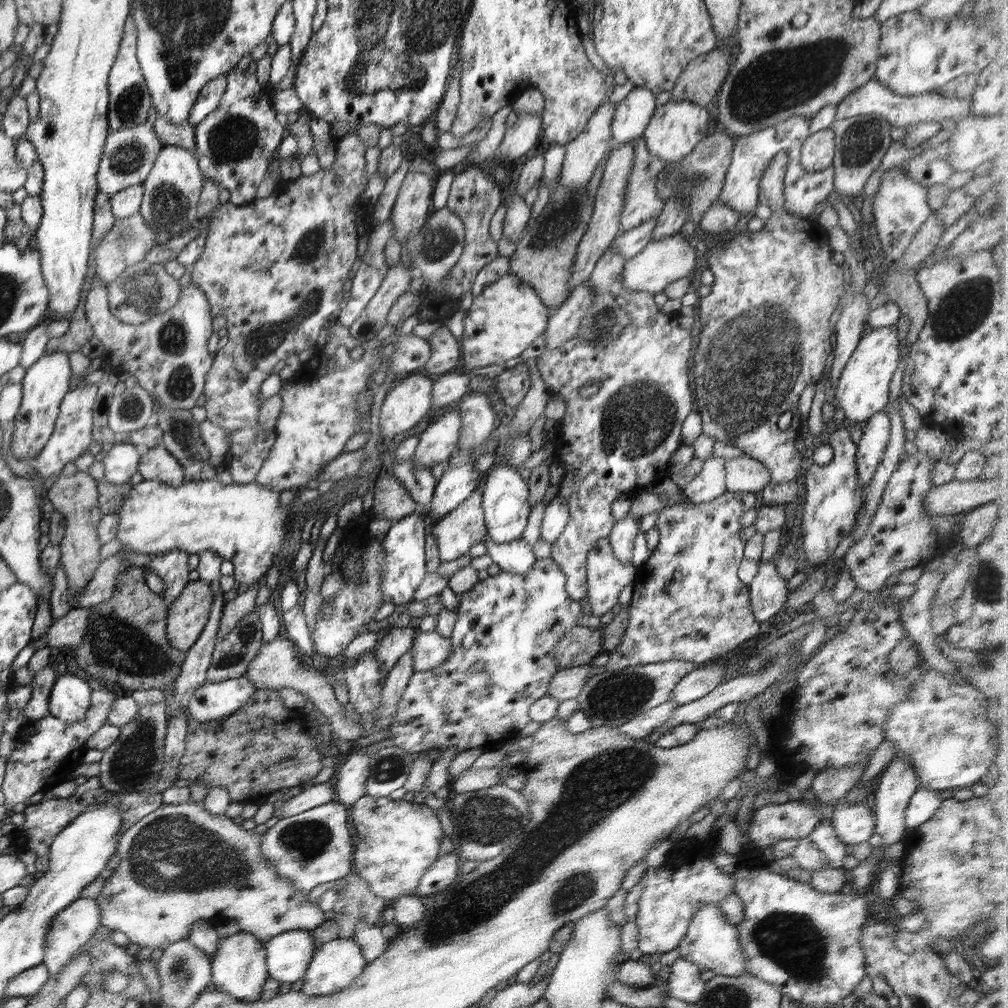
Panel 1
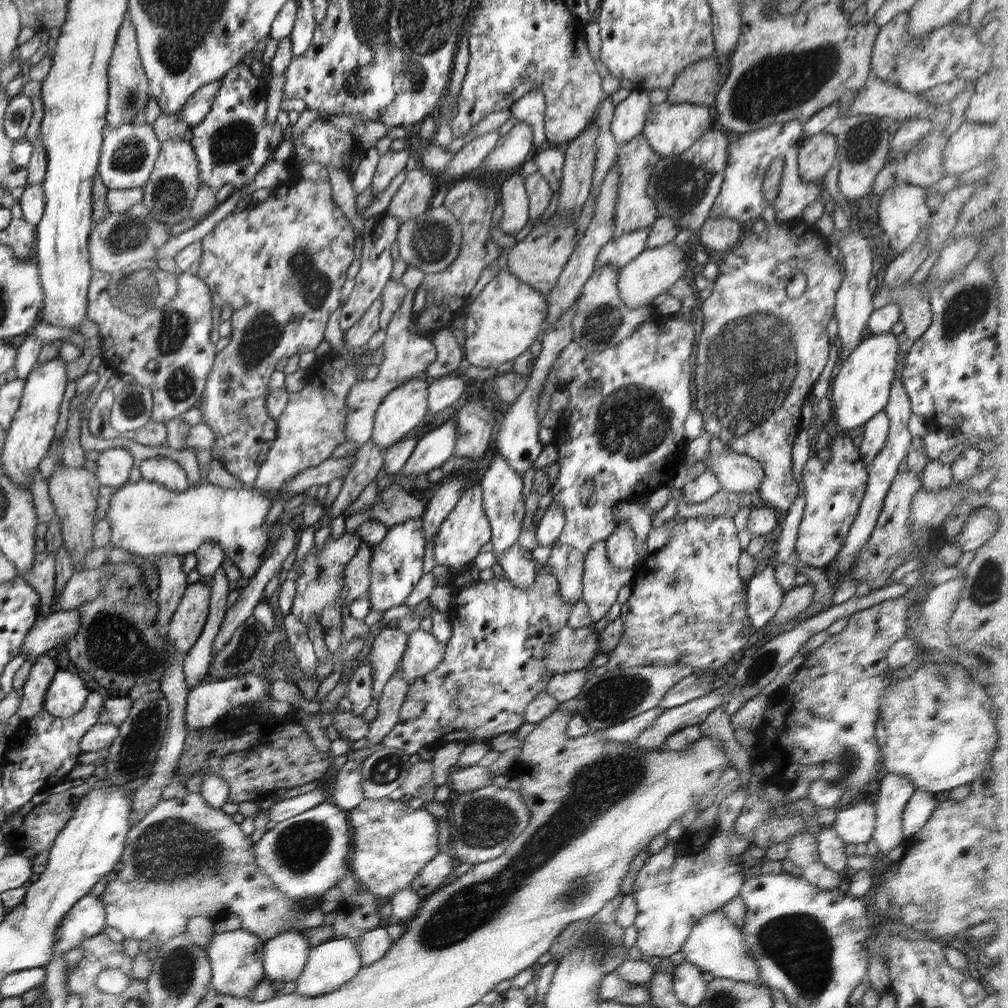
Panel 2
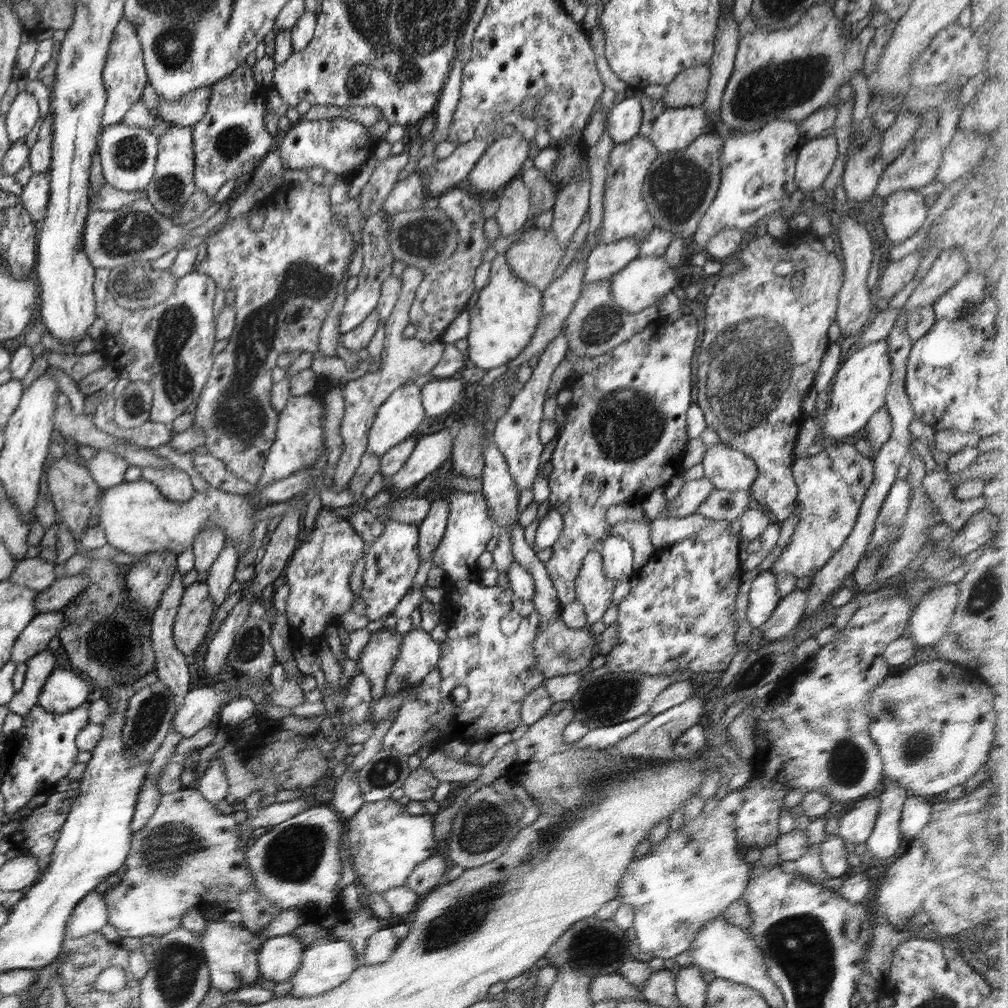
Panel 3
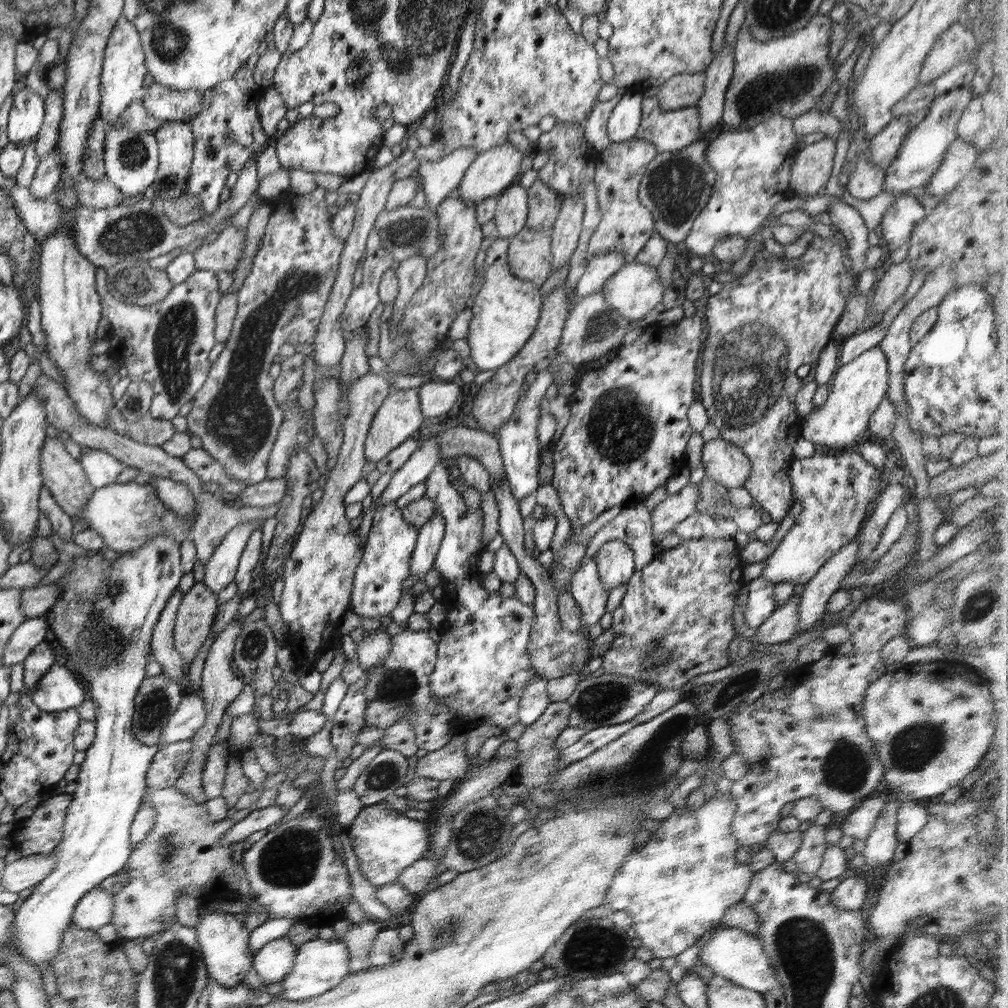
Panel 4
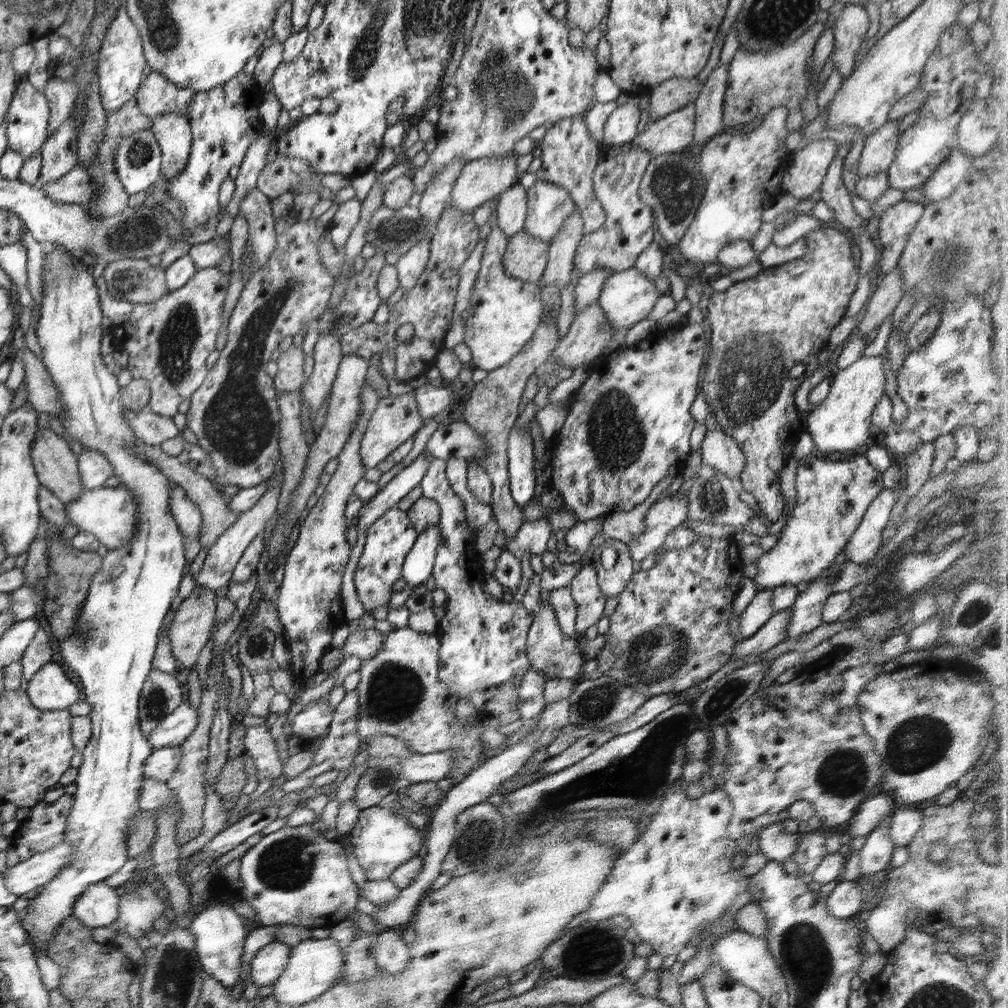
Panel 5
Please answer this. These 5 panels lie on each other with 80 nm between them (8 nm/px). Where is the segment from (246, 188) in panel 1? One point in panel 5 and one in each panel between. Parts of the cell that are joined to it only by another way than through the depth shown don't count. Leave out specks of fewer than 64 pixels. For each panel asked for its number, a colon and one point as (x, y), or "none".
2: (232, 144)
3: (230, 141)
4: (227, 132)
5: (224, 121)

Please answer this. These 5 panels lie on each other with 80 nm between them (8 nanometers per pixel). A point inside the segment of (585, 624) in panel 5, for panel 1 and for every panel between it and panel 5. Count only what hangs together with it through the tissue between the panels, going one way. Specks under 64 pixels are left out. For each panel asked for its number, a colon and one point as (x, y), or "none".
1: (606, 575)
2: (601, 582)
3: (593, 589)
4: (591, 595)

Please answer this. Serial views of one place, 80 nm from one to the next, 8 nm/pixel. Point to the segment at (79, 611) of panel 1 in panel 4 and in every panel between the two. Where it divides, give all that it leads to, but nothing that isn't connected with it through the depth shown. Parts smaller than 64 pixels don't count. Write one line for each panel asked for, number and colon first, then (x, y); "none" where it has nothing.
2: (55, 628)
3: (35, 638)
4: (33, 631)

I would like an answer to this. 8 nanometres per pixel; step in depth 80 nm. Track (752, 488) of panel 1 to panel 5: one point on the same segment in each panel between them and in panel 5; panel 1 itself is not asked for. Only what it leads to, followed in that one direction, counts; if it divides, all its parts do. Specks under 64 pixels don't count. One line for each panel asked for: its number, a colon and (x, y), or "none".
2: (738, 473)
3: (728, 469)
4: (725, 463)
5: (718, 450)

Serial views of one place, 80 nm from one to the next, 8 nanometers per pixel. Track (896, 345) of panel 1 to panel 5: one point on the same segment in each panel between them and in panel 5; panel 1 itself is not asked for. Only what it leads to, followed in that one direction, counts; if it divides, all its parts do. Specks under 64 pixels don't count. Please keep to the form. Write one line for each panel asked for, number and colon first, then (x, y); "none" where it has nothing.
2: (861, 389)
3: (858, 390)
4: (858, 388)
5: (841, 423)

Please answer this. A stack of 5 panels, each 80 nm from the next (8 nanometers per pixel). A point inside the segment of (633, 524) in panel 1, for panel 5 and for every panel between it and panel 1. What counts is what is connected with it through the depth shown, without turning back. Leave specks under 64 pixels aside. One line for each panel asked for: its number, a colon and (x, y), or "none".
2: (621, 547)
3: (617, 553)
4: (615, 560)
5: (611, 581)

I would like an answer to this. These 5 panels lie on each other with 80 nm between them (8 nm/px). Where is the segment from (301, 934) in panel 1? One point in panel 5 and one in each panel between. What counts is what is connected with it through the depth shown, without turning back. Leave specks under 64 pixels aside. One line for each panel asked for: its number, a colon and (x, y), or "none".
2: (284, 957)
3: (279, 958)
4: (272, 963)
5: (269, 963)

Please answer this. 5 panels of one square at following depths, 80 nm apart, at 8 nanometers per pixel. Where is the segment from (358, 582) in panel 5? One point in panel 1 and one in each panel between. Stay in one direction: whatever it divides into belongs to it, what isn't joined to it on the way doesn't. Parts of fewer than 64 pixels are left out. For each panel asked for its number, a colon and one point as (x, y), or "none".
1: (404, 569)
2: (396, 562)
3: (392, 561)
4: (383, 572)

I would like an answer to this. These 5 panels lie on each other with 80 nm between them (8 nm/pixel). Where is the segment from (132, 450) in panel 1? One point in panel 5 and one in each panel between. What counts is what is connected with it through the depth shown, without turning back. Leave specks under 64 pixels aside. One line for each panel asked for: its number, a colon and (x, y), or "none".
2: (114, 465)
3: (107, 468)
4: (102, 469)
5: (94, 467)

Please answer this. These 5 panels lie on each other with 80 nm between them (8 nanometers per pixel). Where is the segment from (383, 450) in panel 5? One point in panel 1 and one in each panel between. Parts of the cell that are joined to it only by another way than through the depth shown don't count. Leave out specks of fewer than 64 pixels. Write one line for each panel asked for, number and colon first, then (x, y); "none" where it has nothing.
1: (405, 404)
2: (403, 409)
3: (395, 421)
4: (399, 418)

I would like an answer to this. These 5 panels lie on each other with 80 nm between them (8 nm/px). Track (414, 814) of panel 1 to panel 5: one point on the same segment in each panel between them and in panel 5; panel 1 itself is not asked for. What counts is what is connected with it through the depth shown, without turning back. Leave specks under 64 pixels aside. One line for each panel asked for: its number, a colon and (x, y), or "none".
2: (391, 843)
3: (388, 843)
4: (386, 842)
5: (381, 840)

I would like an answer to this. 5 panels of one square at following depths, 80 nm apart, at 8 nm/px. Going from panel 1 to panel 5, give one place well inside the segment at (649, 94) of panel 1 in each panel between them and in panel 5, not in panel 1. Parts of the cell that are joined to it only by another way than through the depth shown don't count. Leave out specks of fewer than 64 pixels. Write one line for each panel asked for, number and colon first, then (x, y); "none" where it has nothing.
2: (629, 118)
3: (625, 121)
4: (623, 123)
5: (621, 126)

